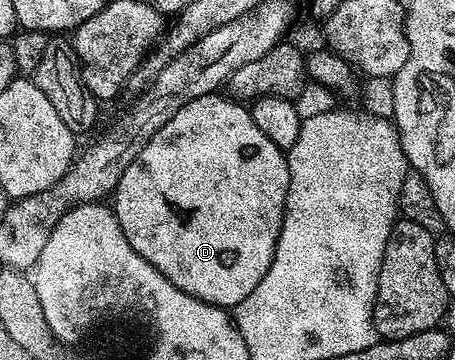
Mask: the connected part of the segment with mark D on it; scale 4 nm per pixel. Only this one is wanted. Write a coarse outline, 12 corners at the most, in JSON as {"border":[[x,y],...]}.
{"border":[[196,98],[114,188],[132,250],[233,310],[272,262],[286,152]]}

